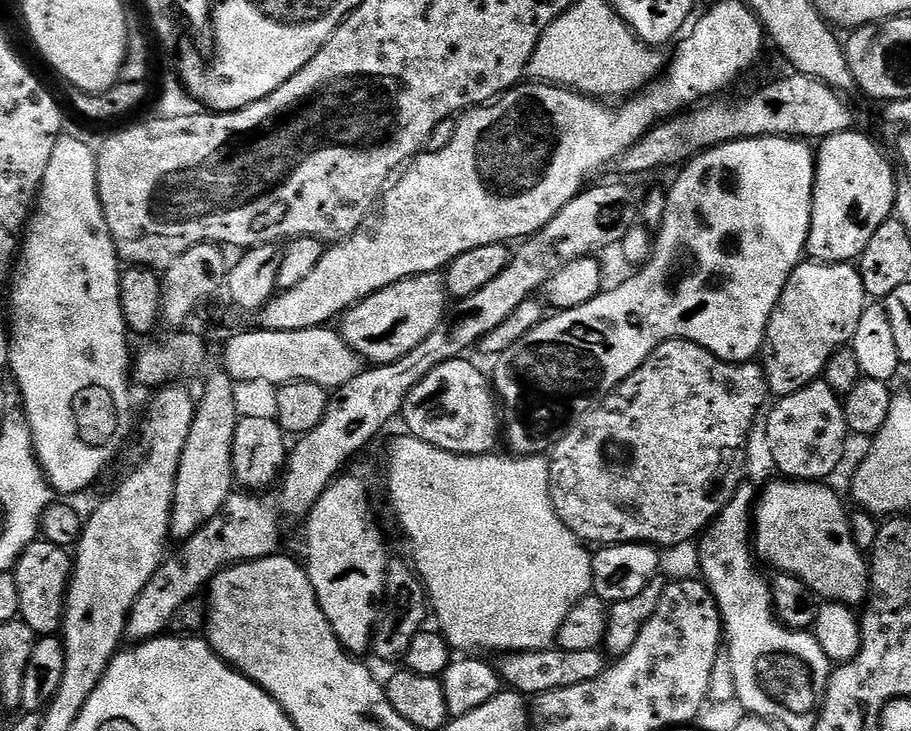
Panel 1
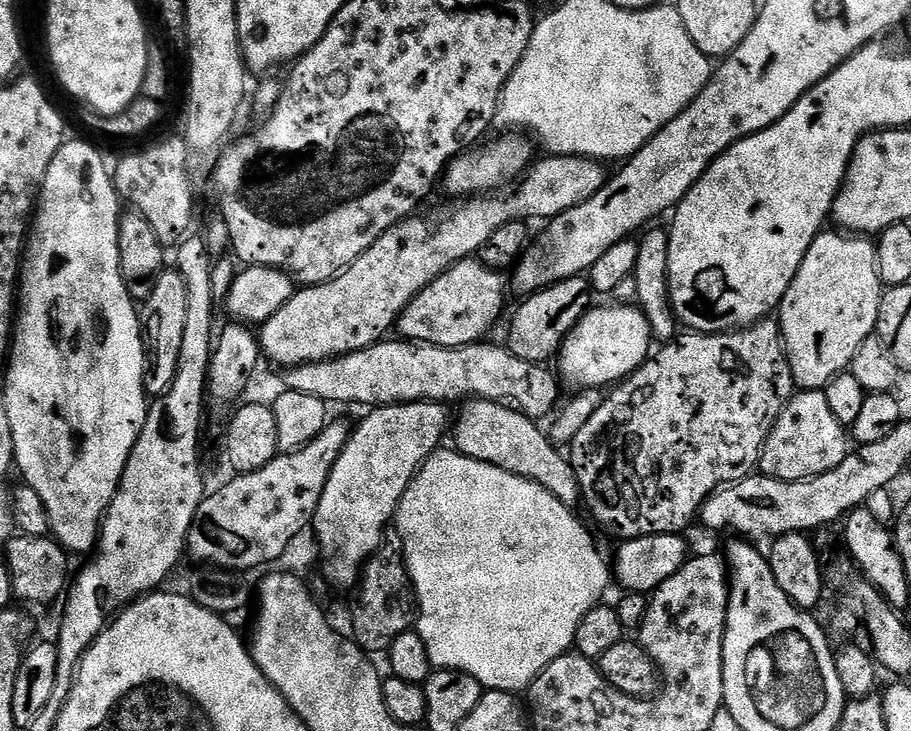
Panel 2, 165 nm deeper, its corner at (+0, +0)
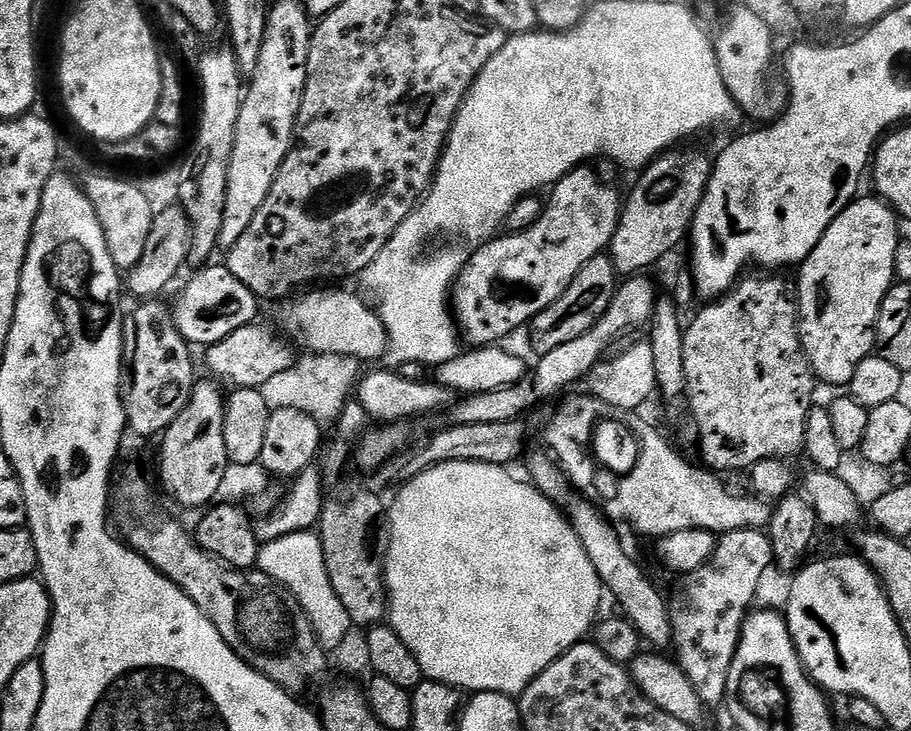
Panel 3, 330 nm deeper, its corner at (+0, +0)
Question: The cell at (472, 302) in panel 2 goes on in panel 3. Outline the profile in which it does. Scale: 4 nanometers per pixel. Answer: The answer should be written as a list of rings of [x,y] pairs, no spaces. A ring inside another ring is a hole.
[[[581,166],[568,172],[551,185],[546,196],[546,207],[534,226],[524,232],[508,232],[497,235],[479,248],[468,260],[468,265],[456,277],[450,297],[459,335],[472,346],[496,346],[511,332],[531,325],[538,313],[546,310],[574,282],[574,278],[590,262],[590,258],[601,255],[611,245],[614,230],[620,221],[622,196],[619,196],[592,166]]]

